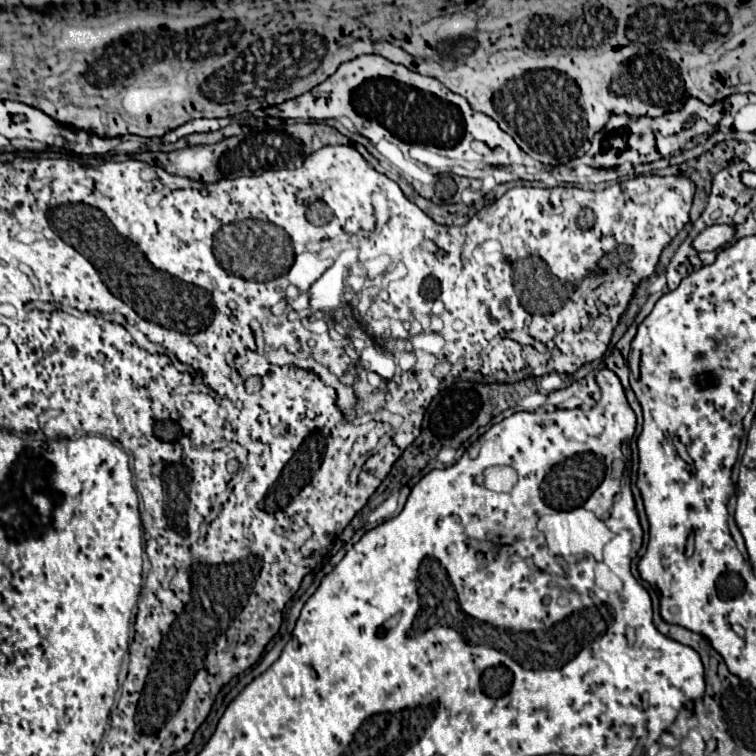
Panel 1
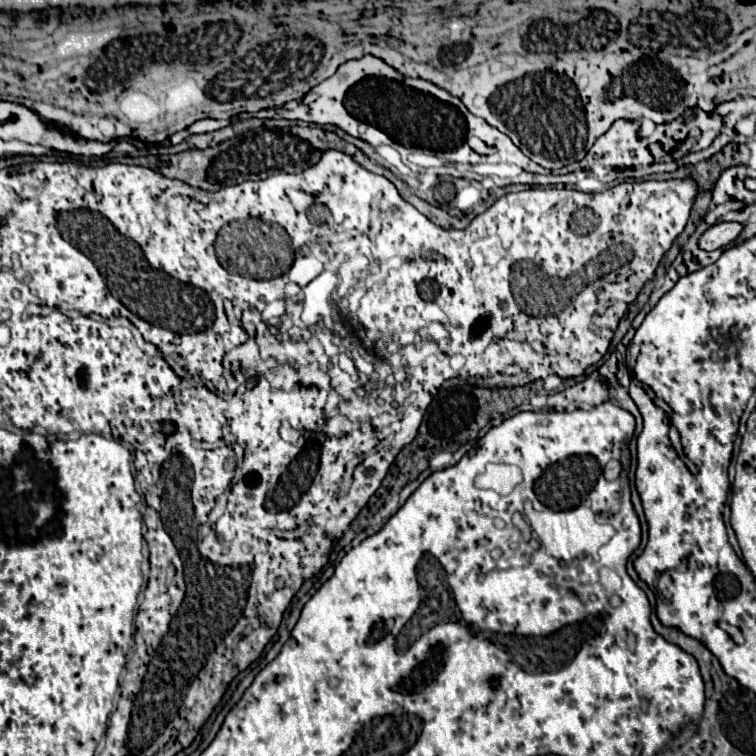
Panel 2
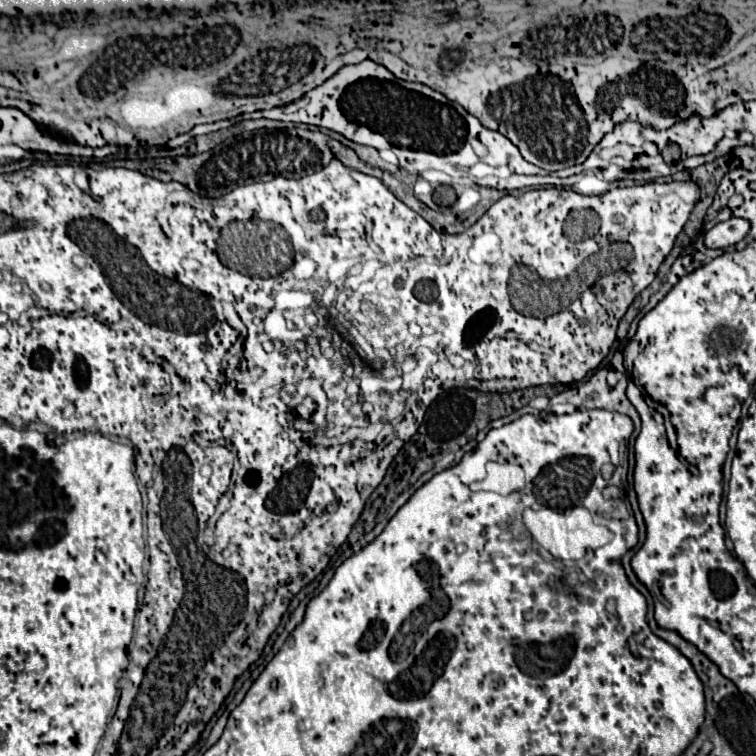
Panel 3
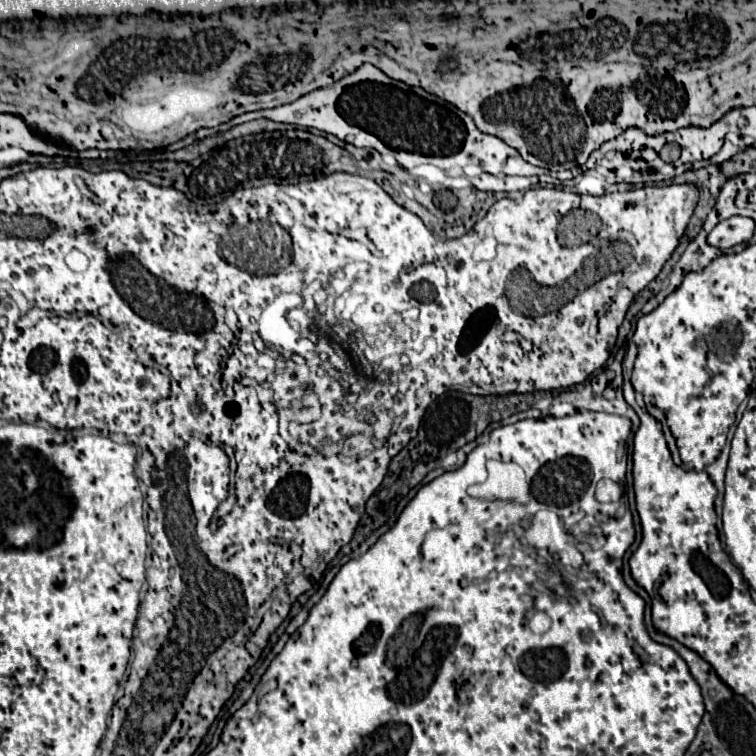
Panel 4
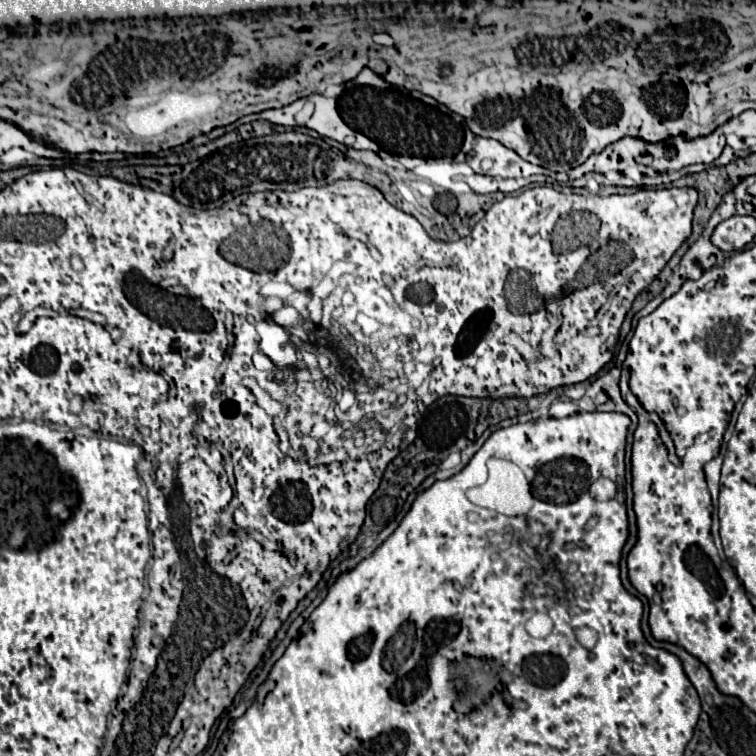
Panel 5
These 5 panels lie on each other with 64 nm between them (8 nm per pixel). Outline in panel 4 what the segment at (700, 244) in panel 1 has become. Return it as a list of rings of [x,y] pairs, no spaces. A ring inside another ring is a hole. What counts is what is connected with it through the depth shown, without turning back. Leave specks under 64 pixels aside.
[[[732,216],[714,226],[714,230],[708,234],[708,244],[720,250],[728,250],[736,244],[748,242],[752,238],[752,232],[754,232],[754,220],[748,220],[744,216]]]

